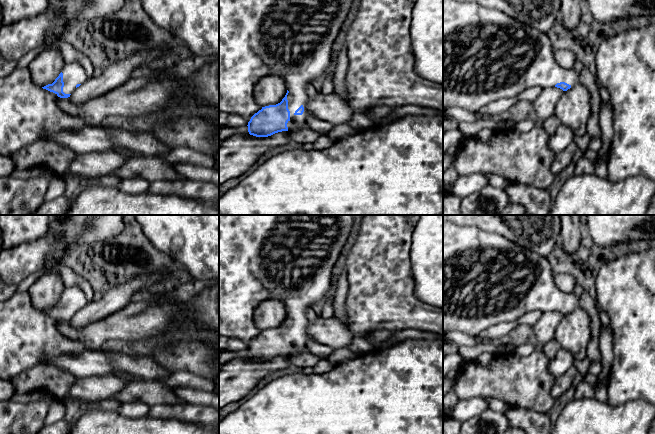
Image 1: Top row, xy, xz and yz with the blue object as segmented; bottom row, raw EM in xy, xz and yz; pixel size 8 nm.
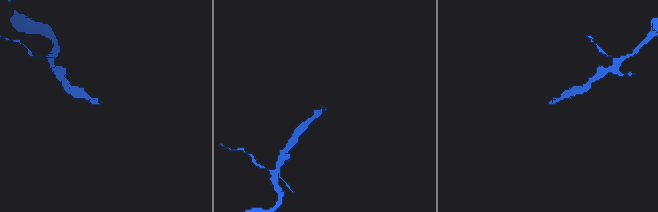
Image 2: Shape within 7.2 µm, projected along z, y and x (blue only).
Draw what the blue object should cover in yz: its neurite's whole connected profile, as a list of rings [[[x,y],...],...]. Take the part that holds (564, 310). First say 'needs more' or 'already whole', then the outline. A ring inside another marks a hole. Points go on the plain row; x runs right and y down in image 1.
needs more; [[[443,221],[443,333],[457,331],[478,337],[490,327],[514,322],[534,310],[557,311],[567,315],[579,307],[579,297],[573,292],[562,292],[555,285],[553,276],[547,257],[523,248],[502,235]]]

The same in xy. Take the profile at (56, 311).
needs more; [[[78,286],[64,287],[55,305],[44,311],[32,305],[28,292],[15,292],[8,300],[0,302],[0,379],[11,380],[21,372],[40,365],[45,356],[84,352],[85,346],[62,335],[57,324],[70,321],[86,303],[86,296]]]

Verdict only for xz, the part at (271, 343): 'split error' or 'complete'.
split error

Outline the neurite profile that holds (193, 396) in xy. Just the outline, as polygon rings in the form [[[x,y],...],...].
[[[188,387],[174,388],[175,394],[190,404],[210,405],[219,410],[219,395],[205,390]]]

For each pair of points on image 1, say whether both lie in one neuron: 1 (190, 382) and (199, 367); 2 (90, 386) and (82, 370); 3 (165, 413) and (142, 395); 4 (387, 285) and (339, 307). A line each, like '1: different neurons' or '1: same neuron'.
1: different neurons
2: different neurons
3: different neurons
4: different neurons

